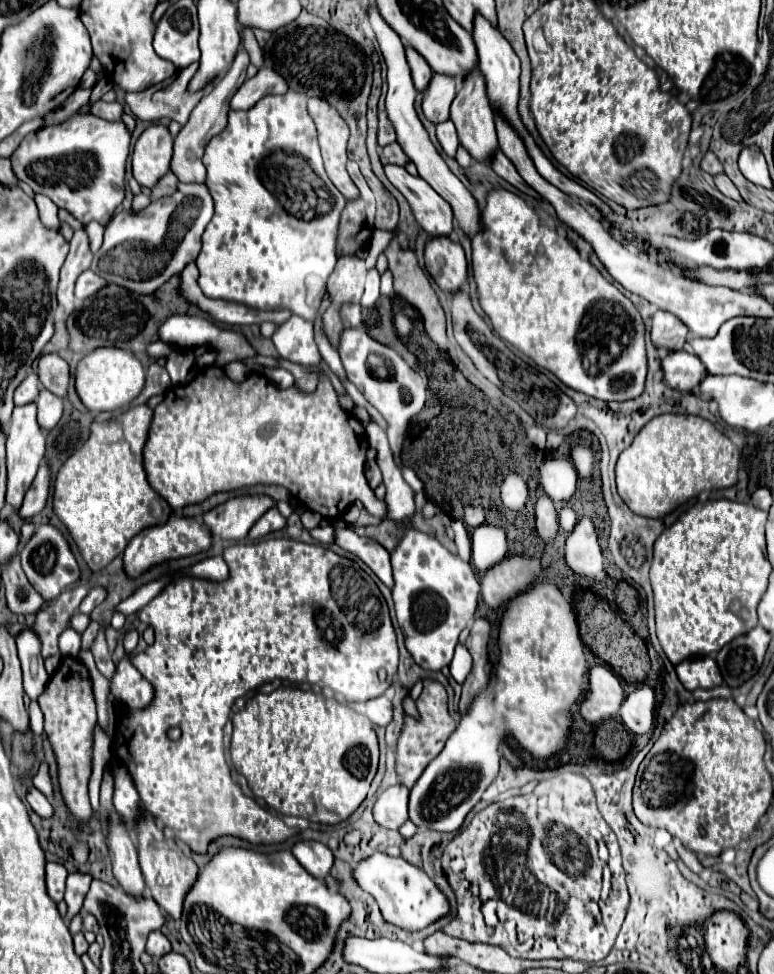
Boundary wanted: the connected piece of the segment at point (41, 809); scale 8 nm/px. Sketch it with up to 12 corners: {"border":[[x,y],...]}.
{"border":[[29,788],[27,802],[41,818],[53,816],[53,806],[37,788]]}

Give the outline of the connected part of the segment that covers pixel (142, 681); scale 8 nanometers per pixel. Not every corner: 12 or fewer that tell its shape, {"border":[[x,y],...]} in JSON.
{"border":[[139,634],[123,638],[111,692],[125,712],[147,708],[153,686],[131,664]]}

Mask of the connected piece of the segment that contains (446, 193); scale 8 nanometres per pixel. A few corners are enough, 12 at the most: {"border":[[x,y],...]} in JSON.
{"border":[[367,6],[387,64],[387,116],[419,176],[473,236],[479,208],[415,112],[405,44]]}

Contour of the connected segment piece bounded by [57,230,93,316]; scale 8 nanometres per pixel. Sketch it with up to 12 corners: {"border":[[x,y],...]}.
{"border":[[75,230],[61,268],[57,300],[67,316],[75,310],[75,282],[91,268],[85,230]]}

